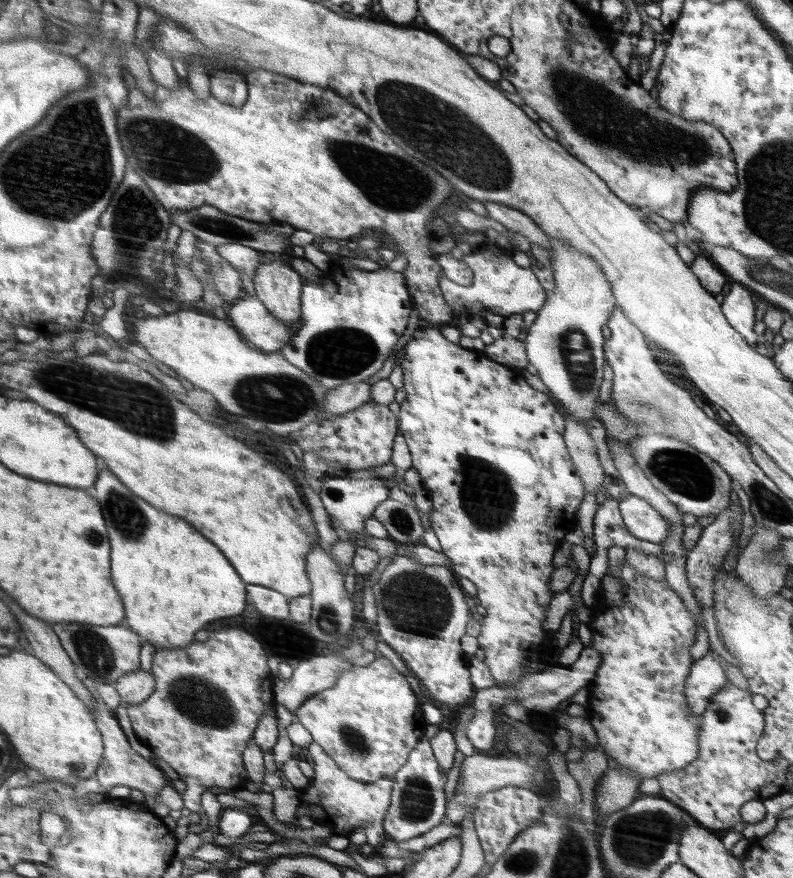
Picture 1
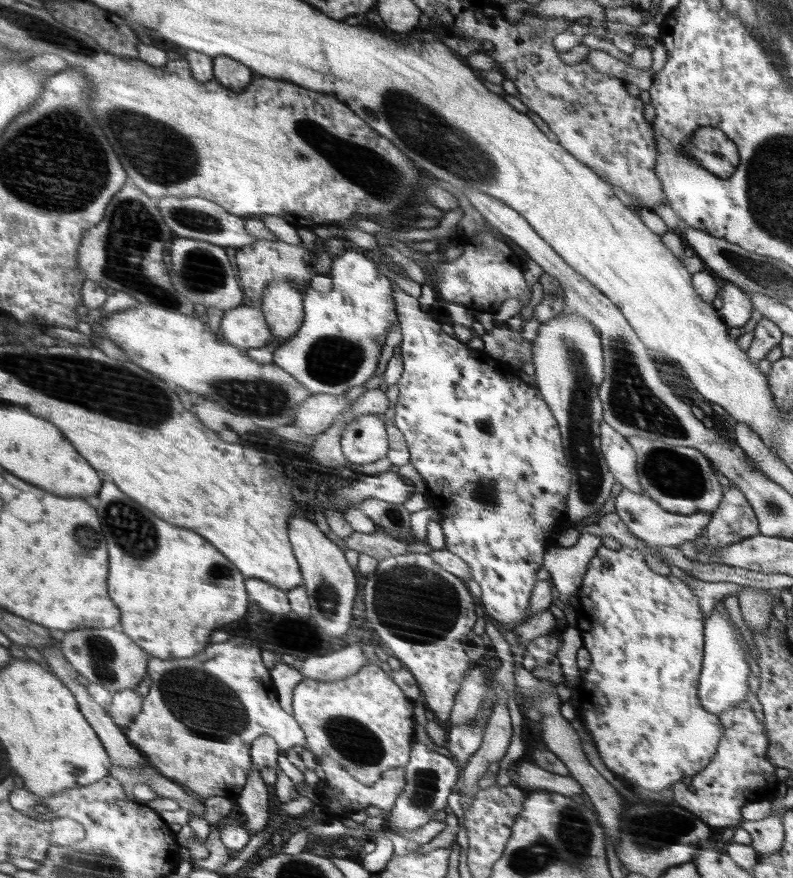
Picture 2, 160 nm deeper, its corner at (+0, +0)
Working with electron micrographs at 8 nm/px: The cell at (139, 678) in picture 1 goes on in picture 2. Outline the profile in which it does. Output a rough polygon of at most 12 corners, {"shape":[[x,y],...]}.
{"shape":[[136,688],[113,694],[107,713],[126,728],[140,714],[143,700]]}

